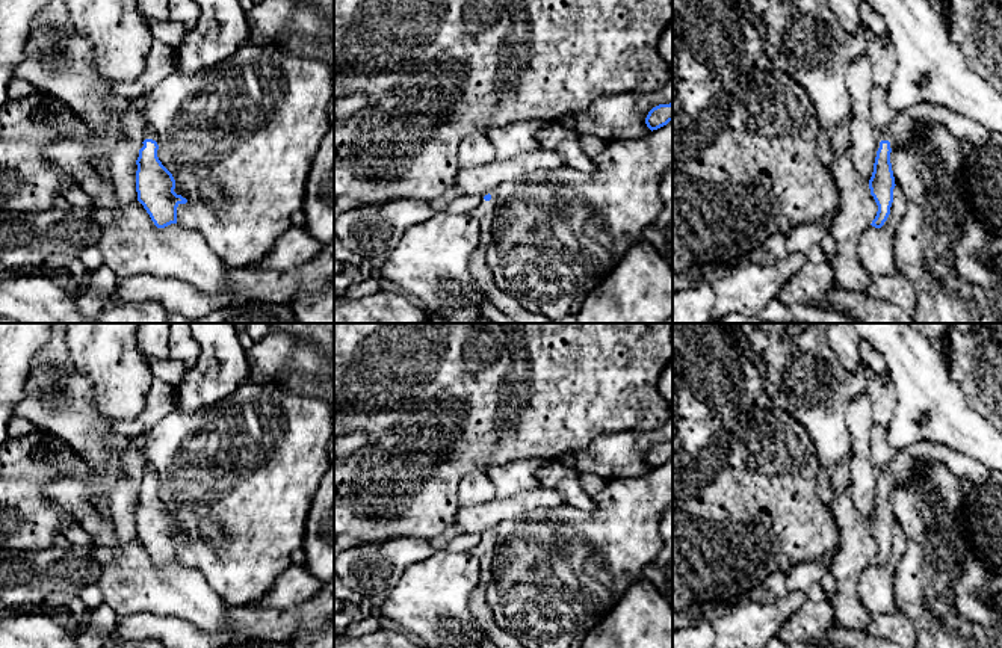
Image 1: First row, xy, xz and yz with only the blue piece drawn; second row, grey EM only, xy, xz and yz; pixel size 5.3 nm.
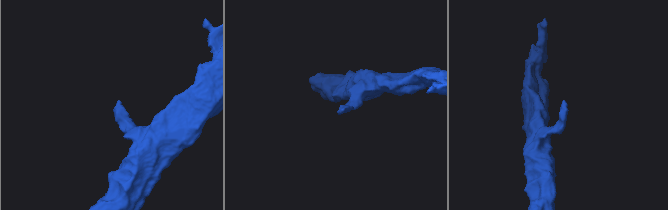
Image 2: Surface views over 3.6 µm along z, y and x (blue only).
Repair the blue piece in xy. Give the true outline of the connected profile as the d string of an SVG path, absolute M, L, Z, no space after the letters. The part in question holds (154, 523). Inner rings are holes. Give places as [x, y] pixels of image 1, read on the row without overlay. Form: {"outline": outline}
{"outline": "M145 464L139 495L136 498L138 539L157 566L177 562L177 545L187 538L174 530L175 518L157 495L159 477L153 465Z"}

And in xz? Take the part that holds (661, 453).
{"outline": "M673 441L653 446L645 456L645 462L651 470L666 464L670 459L673 459Z"}

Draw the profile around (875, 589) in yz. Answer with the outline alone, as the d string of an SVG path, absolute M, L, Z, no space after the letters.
M895 524L890 553L881 566L869 565L858 577L857 594L866 610L872 613L893 615L898 612L895 603L895 569L905 551L905 533Z

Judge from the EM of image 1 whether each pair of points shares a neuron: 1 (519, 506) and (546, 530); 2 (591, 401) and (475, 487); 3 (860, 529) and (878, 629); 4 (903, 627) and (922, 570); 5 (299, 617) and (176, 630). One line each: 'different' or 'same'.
1: different
2: different
3: different
4: different
5: same

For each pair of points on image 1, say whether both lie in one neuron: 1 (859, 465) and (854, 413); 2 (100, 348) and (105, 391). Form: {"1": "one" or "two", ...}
{"1": "one", "2": "one"}

